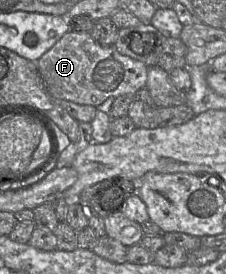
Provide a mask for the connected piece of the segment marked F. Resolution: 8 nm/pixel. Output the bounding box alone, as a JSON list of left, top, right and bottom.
[36,31,149,107]

